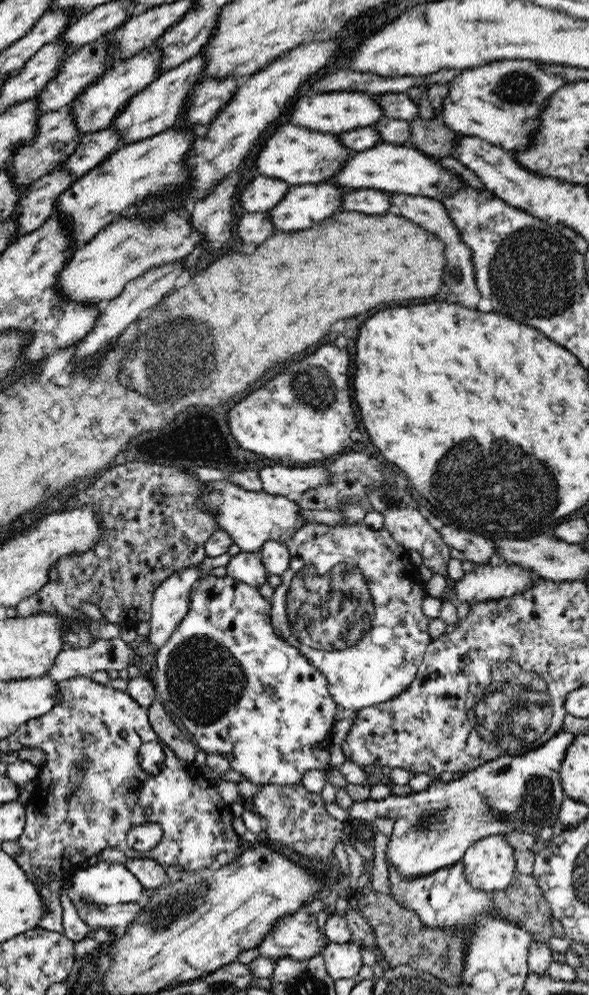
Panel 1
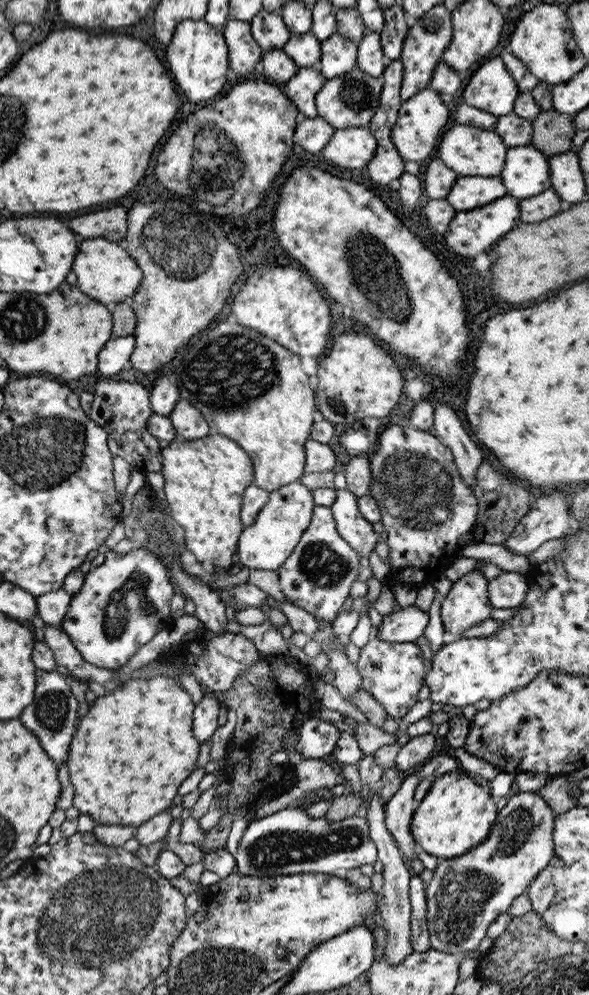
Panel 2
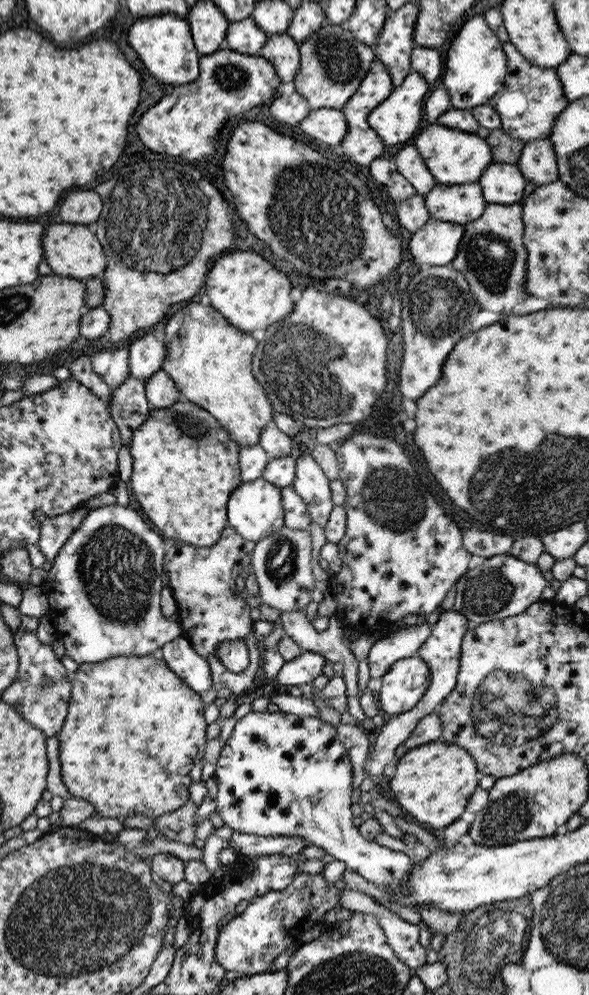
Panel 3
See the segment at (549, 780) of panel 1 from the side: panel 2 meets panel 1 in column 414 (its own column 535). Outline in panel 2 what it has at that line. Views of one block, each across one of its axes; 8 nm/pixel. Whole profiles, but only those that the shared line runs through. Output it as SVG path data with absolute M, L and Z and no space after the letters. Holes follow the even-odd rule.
M517 791L513 796L511 796L504 808L498 812L496 820L494 820L494 825L488 838L484 840L483 843L477 844L476 847L471 848L470 851L465 852L463 855L457 856L456 858L443 859L442 857L438 858L438 866L434 871L434 876L430 883L428 884L426 891L426 902L427 902L427 921L429 928L429 941L431 948L438 950L439 952L446 952L450 955L461 956L461 954L468 953L469 950L474 950L478 948L480 940L486 938L486 930L488 926L500 916L507 912L512 900L518 898L520 894L524 894L527 891L527 888L532 884L532 881L548 866L550 859L552 858L554 852L554 818L555 814L552 812L546 800L538 794L538 792L520 792Z

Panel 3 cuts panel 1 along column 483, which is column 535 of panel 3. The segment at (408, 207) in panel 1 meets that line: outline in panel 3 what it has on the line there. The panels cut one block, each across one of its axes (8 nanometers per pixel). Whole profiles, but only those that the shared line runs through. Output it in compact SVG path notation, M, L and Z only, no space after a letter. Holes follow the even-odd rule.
M519 203L512 205L488 204L480 218L465 225L465 234L460 242L458 254L451 265L458 270L468 281L470 292L478 300L478 306L482 310L492 310L503 316L521 310L529 310L539 305L533 296L526 290L528 251L524 246L524 222L523 209Z

